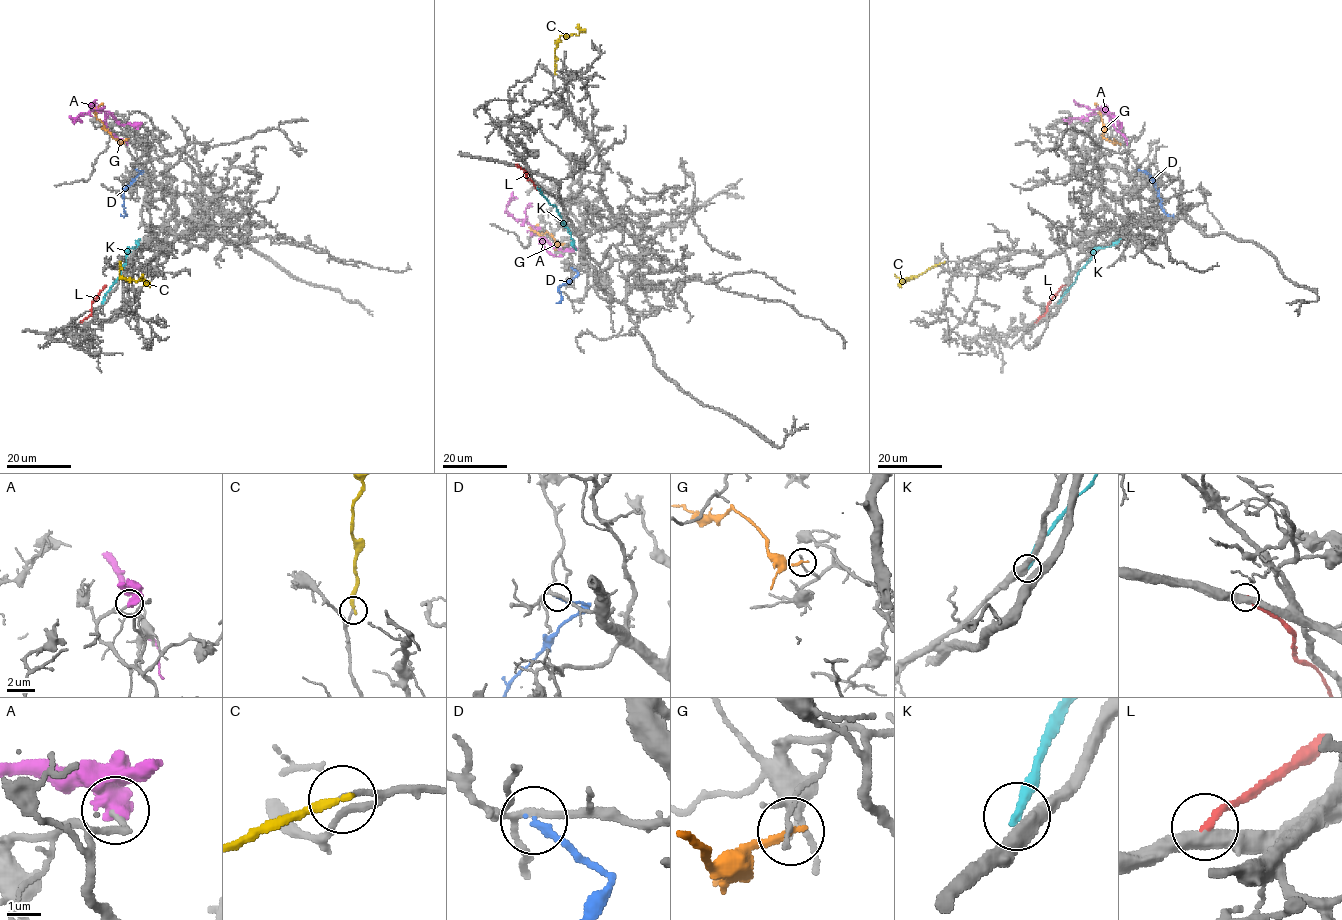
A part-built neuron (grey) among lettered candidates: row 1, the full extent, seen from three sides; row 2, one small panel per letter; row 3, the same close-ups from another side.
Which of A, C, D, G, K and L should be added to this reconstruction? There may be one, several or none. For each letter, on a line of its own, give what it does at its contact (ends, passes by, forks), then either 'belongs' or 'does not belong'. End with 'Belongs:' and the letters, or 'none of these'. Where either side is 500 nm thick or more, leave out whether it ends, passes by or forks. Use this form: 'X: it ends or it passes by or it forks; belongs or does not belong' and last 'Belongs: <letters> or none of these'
A: does not belong
C: it ends; does not belong
D: it ends; does not belong
G: it ends; does not belong
K: it ends; does not belong
L: it ends; does not belong
Belongs: none of these

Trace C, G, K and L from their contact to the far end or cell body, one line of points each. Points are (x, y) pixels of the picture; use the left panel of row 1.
C: (119, 262), (119, 274), (125, 279), (142, 280), (143, 274)
G: (127, 139), (119, 142), (97, 118), (95, 109), (102, 103)
K: (102, 302), (120, 273), (126, 252), (139, 239)
L: (80, 323), (91, 313), (91, 303), (106, 285)

